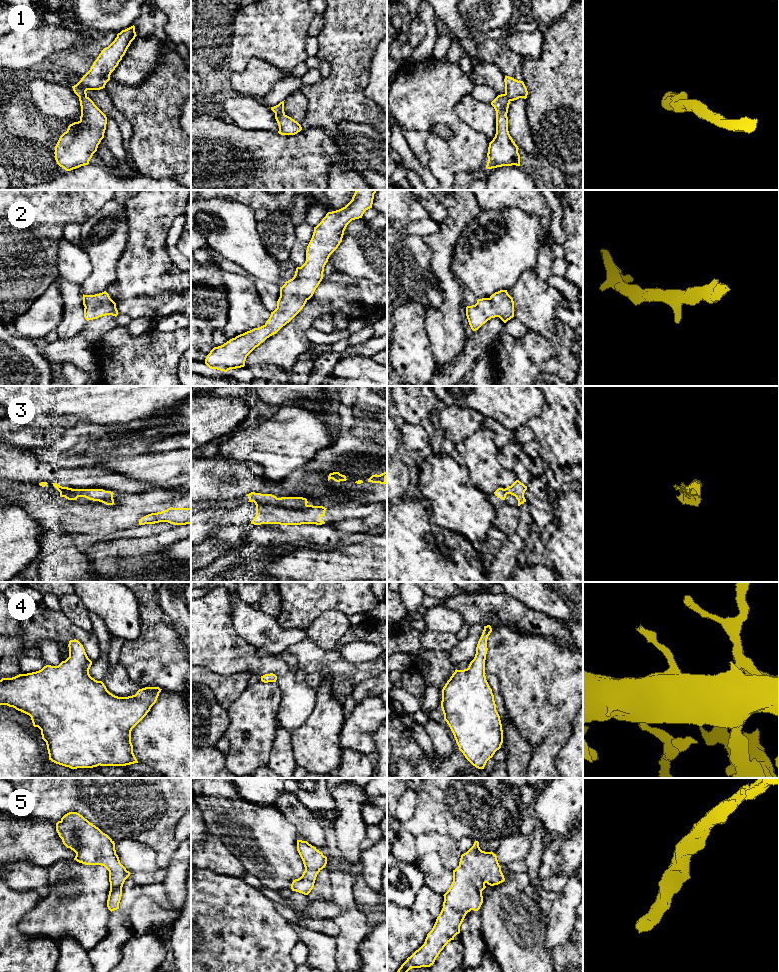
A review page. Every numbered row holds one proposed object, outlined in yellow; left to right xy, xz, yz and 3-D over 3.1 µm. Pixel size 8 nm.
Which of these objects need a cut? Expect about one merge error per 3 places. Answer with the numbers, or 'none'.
3

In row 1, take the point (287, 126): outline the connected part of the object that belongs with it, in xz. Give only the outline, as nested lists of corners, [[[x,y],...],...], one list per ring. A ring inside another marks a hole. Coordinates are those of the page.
[[[284,101],[271,107],[271,110],[275,113],[275,119],[279,126],[278,133],[281,135],[295,135],[302,130],[302,127],[297,121],[285,114]]]

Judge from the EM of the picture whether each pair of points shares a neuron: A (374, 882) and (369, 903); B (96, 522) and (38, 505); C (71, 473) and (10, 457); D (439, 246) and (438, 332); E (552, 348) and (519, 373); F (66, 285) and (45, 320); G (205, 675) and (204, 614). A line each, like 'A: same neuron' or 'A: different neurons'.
A: different neurons
B: same neuron
C: same neuron
D: same neuron
E: same neuron
F: different neurons
G: different neurons

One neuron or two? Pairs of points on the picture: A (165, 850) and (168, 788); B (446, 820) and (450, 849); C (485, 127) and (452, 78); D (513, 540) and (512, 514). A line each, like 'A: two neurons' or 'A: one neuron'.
A: one neuron
B: two neurons
C: two neurons
D: two neurons

